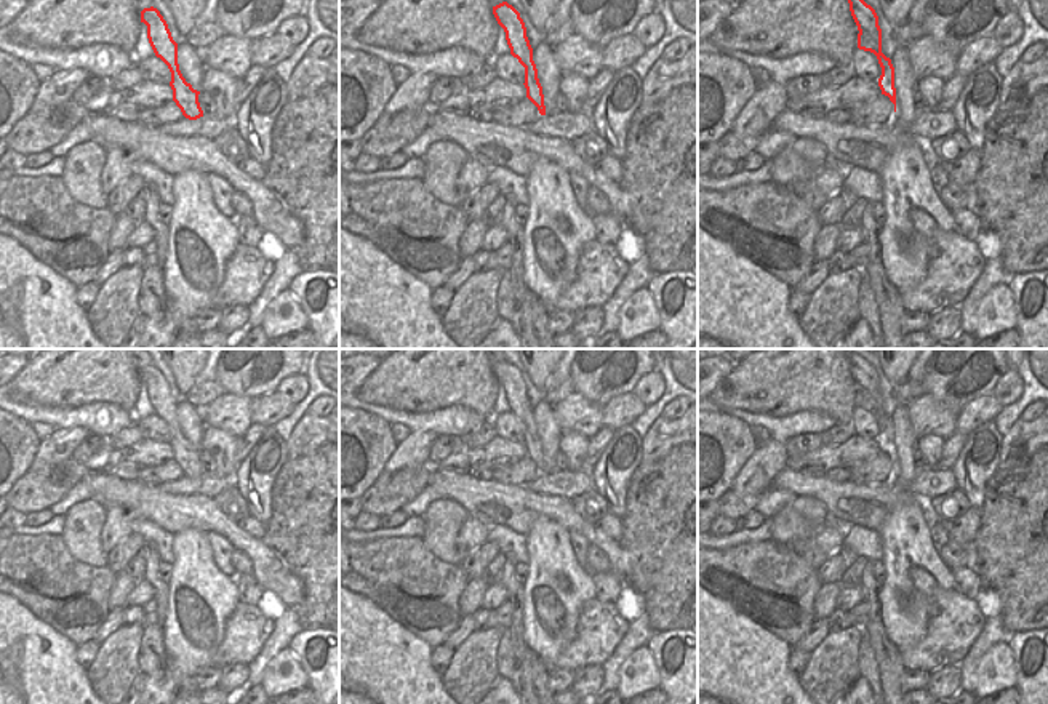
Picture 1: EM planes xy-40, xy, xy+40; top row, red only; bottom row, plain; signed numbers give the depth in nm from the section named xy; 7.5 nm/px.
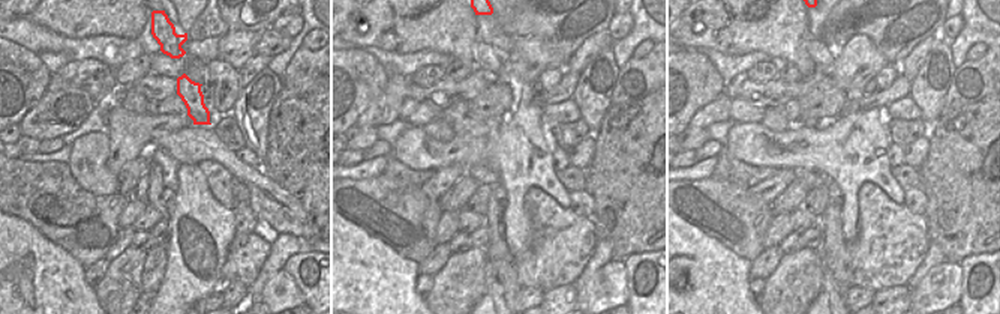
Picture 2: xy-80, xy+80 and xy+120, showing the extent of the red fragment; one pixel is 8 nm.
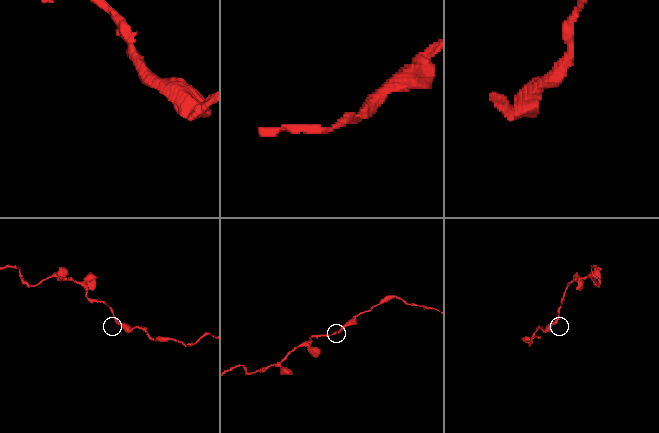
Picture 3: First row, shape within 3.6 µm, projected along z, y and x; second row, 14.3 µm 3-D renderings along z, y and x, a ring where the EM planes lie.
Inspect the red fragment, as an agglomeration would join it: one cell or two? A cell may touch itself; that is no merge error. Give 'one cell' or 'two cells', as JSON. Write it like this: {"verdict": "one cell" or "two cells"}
{"verdict": "one cell"}

